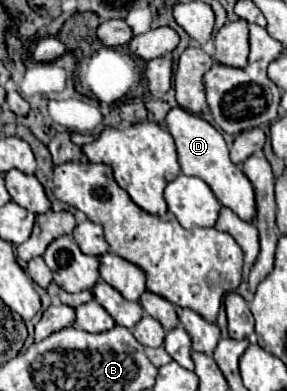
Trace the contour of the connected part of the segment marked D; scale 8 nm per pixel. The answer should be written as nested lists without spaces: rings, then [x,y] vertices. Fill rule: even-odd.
[[[174,107],[168,111],[166,127],[176,141],[180,171],[184,175],[194,175],[194,177],[200,177],[202,181],[206,181],[210,185],[210,189],[214,191],[216,199],[224,207],[232,209],[238,217],[242,217],[242,221],[252,223],[254,221],[254,187],[250,185],[250,181],[242,173],[242,169],[230,161],[228,145],[224,141],[222,133],[216,127],[212,127],[206,119],[202,119],[200,115],[194,115],[182,107]]]

